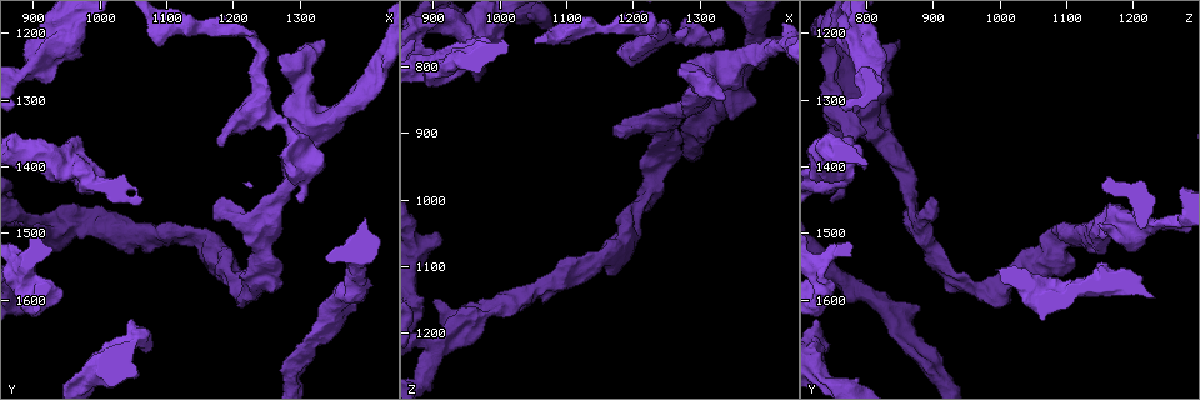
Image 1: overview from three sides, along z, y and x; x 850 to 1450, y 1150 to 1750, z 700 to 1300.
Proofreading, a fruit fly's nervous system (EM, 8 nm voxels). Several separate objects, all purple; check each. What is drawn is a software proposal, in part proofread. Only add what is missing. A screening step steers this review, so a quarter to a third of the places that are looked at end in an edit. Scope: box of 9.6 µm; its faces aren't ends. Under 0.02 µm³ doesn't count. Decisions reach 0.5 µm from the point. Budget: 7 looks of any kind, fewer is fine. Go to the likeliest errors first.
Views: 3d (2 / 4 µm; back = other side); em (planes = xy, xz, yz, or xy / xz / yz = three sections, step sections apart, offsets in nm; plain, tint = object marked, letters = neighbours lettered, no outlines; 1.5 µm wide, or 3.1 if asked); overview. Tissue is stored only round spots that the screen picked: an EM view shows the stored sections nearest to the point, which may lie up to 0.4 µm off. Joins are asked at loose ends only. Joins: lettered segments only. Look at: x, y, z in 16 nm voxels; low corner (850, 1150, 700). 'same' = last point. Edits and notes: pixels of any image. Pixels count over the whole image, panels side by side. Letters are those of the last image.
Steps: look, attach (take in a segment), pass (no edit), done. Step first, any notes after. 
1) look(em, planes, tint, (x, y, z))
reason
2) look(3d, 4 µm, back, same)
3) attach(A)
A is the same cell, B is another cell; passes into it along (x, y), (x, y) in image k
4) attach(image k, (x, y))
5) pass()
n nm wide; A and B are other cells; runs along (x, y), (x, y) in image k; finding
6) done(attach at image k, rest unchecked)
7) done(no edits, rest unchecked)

look(em, planes, tint, (1305, 1455, 745))
free end

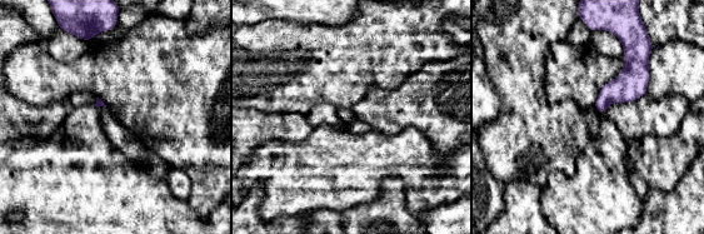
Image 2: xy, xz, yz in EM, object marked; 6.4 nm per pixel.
look(em, planes, letters, same)
what lies round it

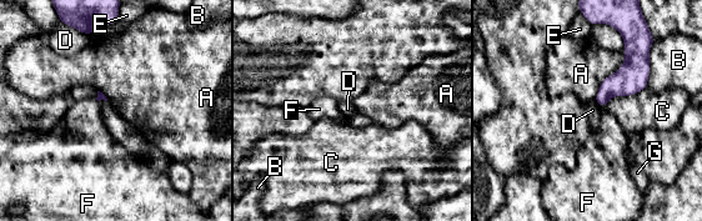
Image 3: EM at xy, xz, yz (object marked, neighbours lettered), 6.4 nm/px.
pass()
A, B, C, D, E, F and G are other cells; border along (78, 30), (89, 35) in image 3; no lettered segment goes on from it

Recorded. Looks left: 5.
look(em, planes, letters, (1180, 1375, 775))
branch stops here

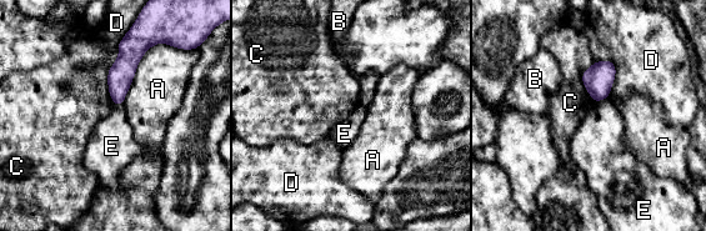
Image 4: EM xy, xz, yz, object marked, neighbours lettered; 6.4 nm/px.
pass()
A, B, C, D and E are other cells; border along (609, 96), (595, 104) in image 4; none of them fits

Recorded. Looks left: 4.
look(em, planes, letters, (1075, 1665, 740))
an open end

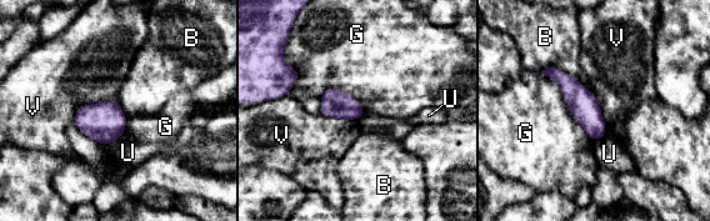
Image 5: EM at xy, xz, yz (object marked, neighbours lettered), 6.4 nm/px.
pass()
B, G, U and V are other cells; border along (540, 71), (556, 66), (593, 93) in image 5; no lettered segment goes on from it

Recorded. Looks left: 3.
done(no edits, rest unchecked)

